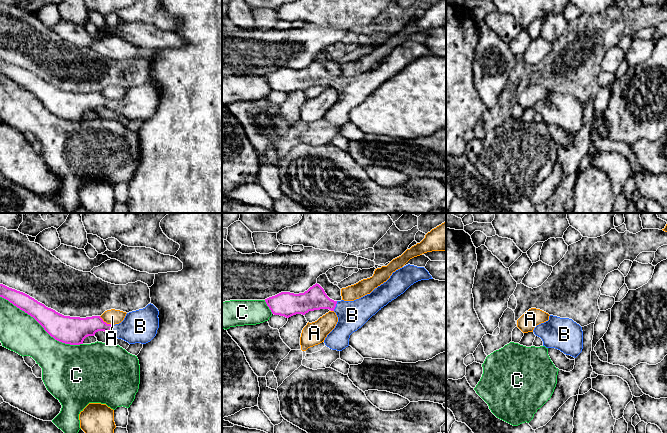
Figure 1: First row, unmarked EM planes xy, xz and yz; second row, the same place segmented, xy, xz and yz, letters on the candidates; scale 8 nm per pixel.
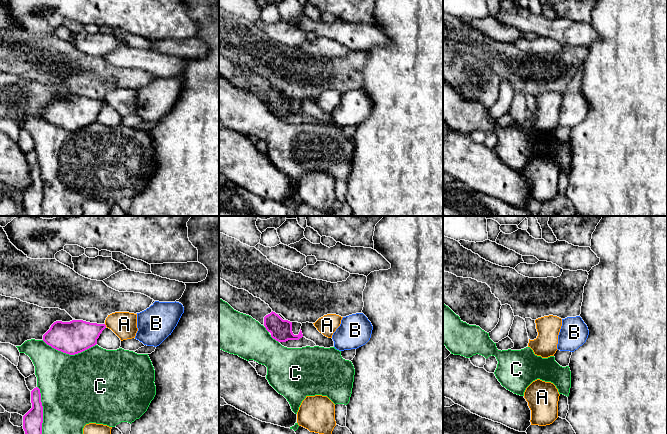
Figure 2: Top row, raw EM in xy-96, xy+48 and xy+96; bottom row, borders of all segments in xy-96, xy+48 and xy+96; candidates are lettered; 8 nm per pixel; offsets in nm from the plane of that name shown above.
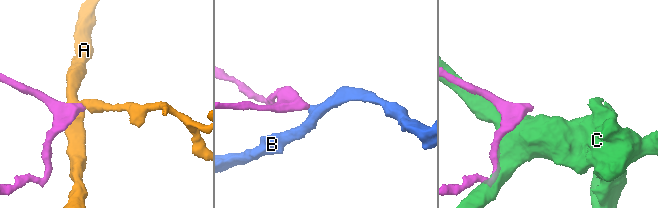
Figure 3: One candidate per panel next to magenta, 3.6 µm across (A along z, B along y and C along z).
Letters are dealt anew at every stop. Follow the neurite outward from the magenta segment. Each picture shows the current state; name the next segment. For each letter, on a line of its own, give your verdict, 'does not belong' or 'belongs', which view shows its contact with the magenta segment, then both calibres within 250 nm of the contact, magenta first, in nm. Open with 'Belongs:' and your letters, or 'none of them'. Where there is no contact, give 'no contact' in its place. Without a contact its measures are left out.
Belongs: B
A: does not belong; meets magenta in xy; 200 nm thick on the magenta side, 120 nm on the other
B: belongs; meets magenta in xz; 190 nm thick on the magenta side, 240 nm on the other
C: does not belong; meets magenta in xy; 220 nm thick on the magenta side, 320 nm on the other

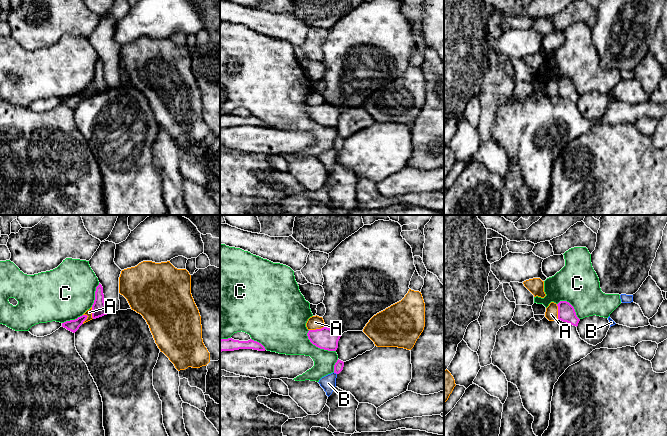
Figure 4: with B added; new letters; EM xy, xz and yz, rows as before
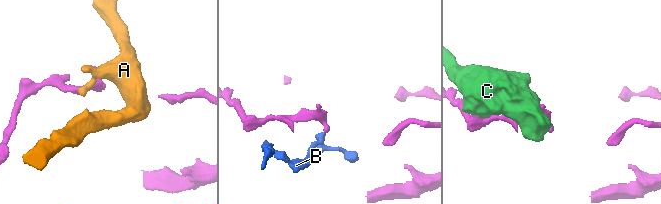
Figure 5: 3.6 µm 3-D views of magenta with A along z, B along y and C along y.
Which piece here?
Belongs: none of them
A: does not belong; meets magenta in xz; 180 nm thick on the magenta side, 110 nm on the other
B: does not belong; meets magenta in xz; 80 nm thick on the magenta side, 120 nm on the other
C: does not belong; meets magenta in xz; 180 nm thick on the magenta side, 280 nm on the other

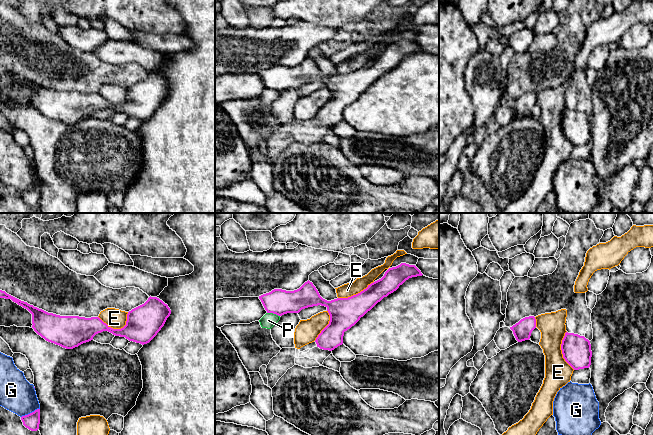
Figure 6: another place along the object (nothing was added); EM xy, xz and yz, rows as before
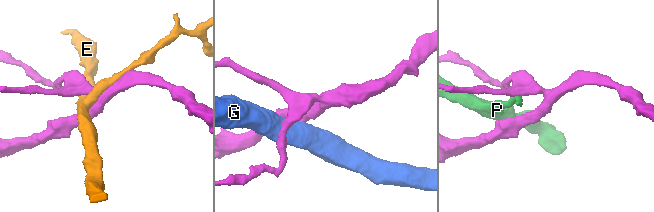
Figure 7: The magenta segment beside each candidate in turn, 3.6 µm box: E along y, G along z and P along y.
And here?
Belongs: none of them
E: does not belong; meets magenta in xy; 280 nm thick on the magenta side, 160 nm on the other
G: does not belong; meets magenta in xy; 130 nm thick on the magenta side, 280 nm on the other
P: does not belong; meets magenta in xz; 200 nm thick on the magenta side, 110 nm on the other

